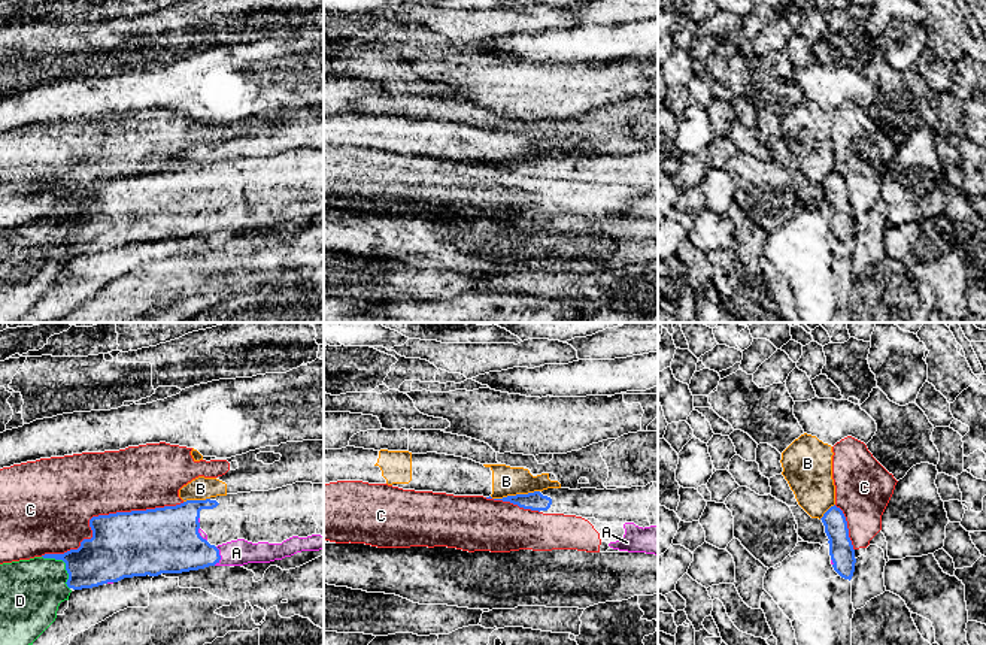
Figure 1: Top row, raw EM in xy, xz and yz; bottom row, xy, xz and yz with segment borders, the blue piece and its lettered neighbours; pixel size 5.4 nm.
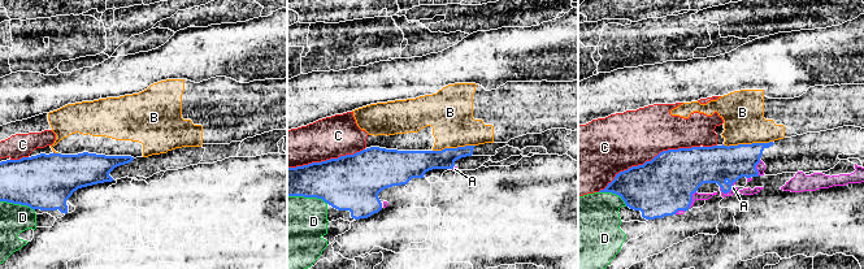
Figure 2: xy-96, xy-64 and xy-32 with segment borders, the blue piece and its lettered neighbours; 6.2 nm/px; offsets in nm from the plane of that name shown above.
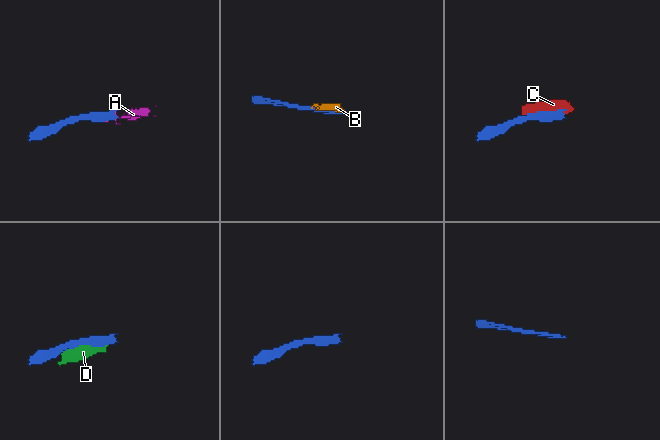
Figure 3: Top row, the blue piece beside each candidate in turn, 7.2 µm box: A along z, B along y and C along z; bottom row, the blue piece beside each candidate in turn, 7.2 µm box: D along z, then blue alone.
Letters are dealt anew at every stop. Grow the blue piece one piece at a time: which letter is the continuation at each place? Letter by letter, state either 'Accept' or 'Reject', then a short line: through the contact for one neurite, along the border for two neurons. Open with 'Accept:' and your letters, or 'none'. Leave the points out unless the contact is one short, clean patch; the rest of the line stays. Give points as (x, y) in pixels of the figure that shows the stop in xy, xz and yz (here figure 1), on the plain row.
Accept: none
A: Reject
B: Reject
C: Reject
D: Reject

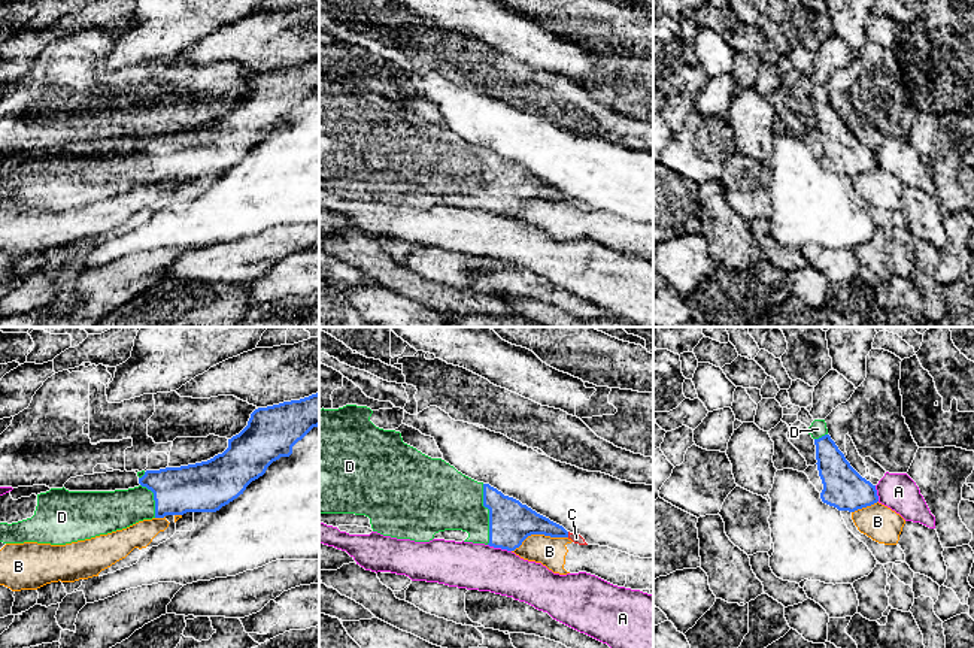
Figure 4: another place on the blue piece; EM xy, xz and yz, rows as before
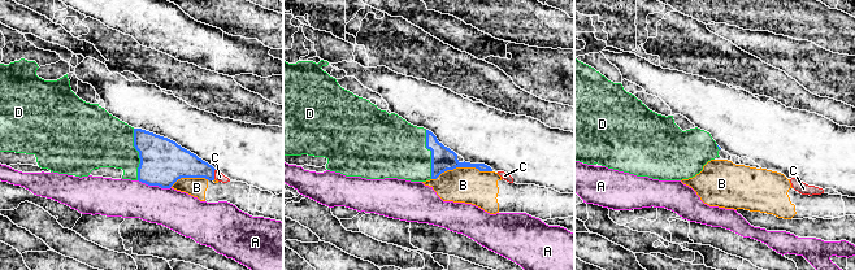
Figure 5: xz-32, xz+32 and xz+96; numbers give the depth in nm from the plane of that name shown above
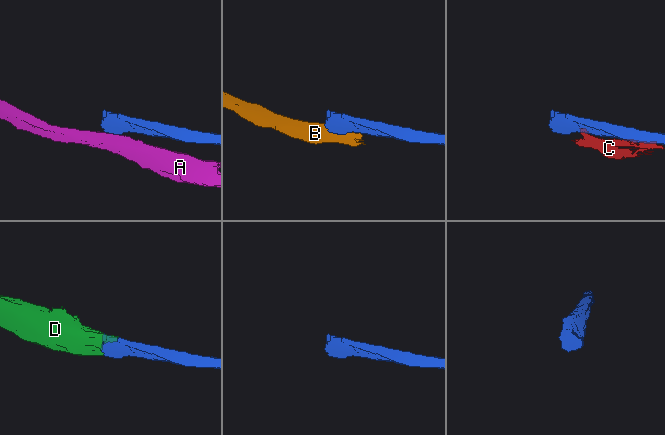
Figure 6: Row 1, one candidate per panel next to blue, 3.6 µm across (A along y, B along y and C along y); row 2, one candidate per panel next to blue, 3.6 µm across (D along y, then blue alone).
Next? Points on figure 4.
Accept: D
A: Reject. Line: xz (488, 209), (510, 217)
B: Reject
C: Reject. Line: xz (567, 197), (569, 202)
D: Accept

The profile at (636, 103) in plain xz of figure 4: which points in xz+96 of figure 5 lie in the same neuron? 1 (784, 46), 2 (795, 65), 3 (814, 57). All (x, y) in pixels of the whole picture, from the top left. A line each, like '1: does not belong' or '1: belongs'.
1: belongs
2: belongs
3: belongs

